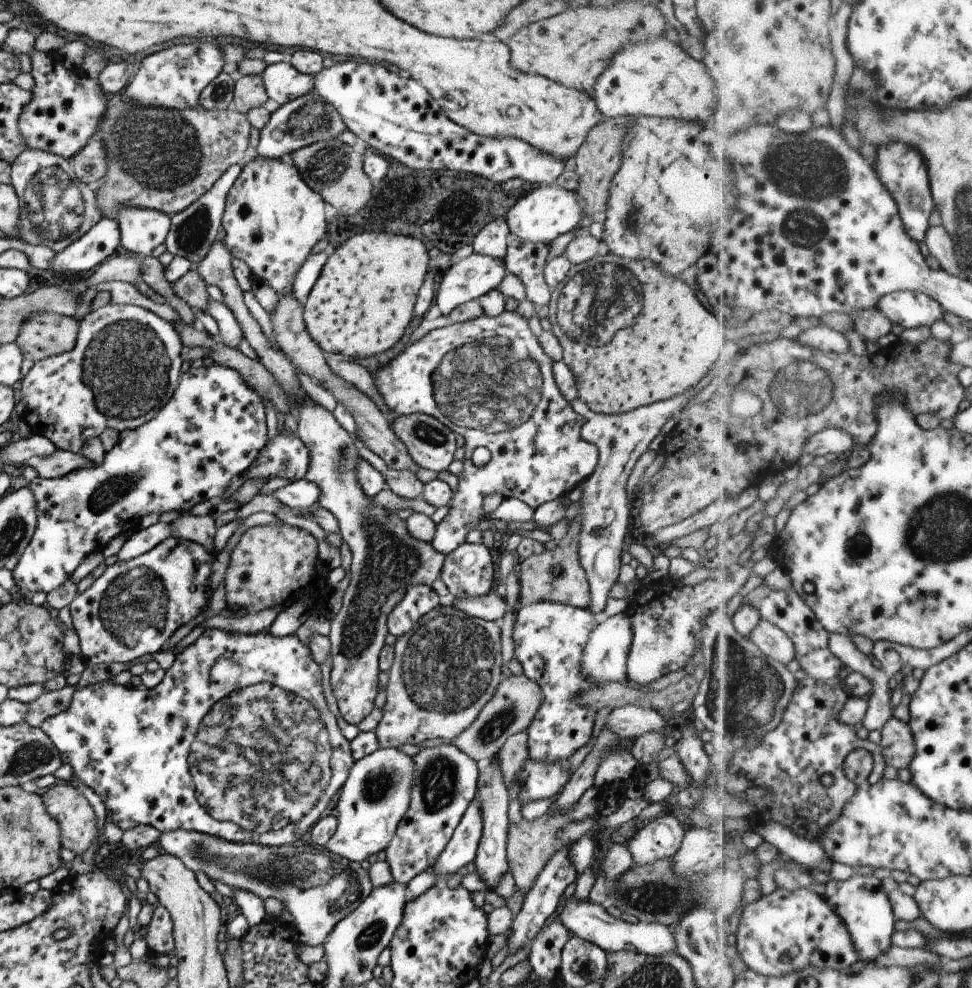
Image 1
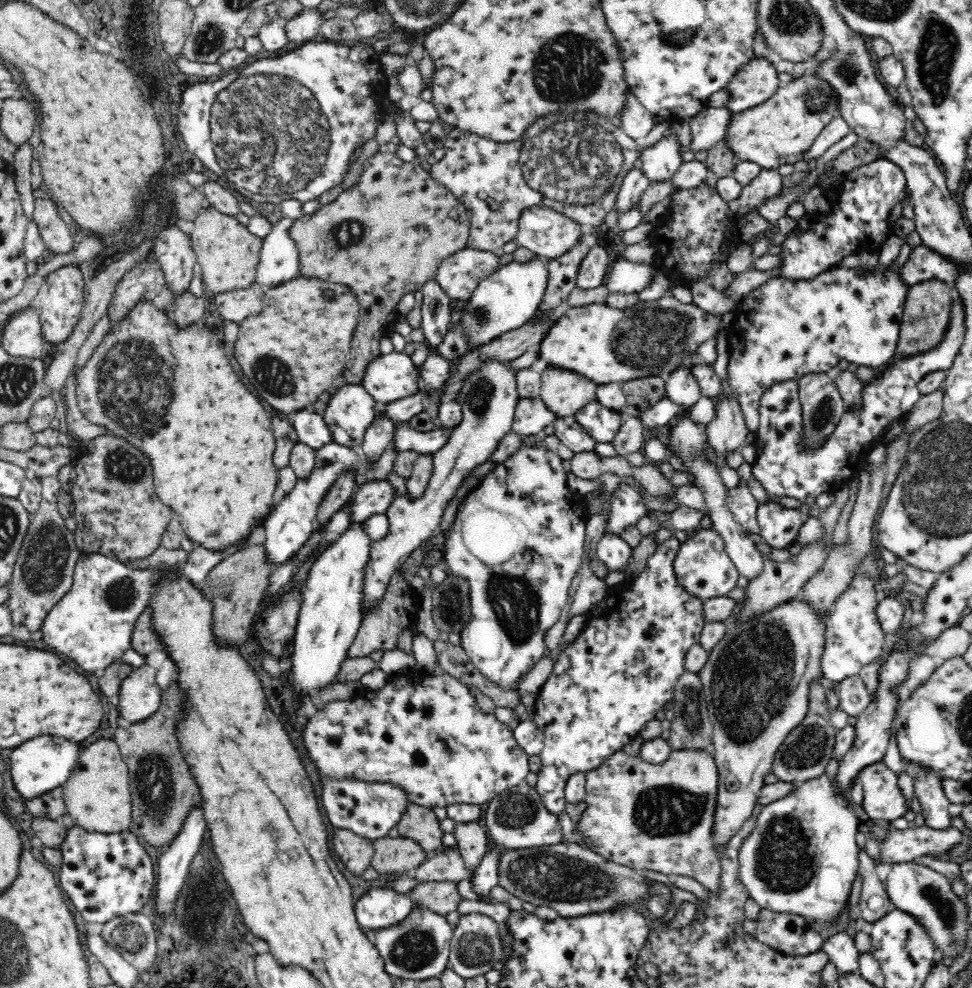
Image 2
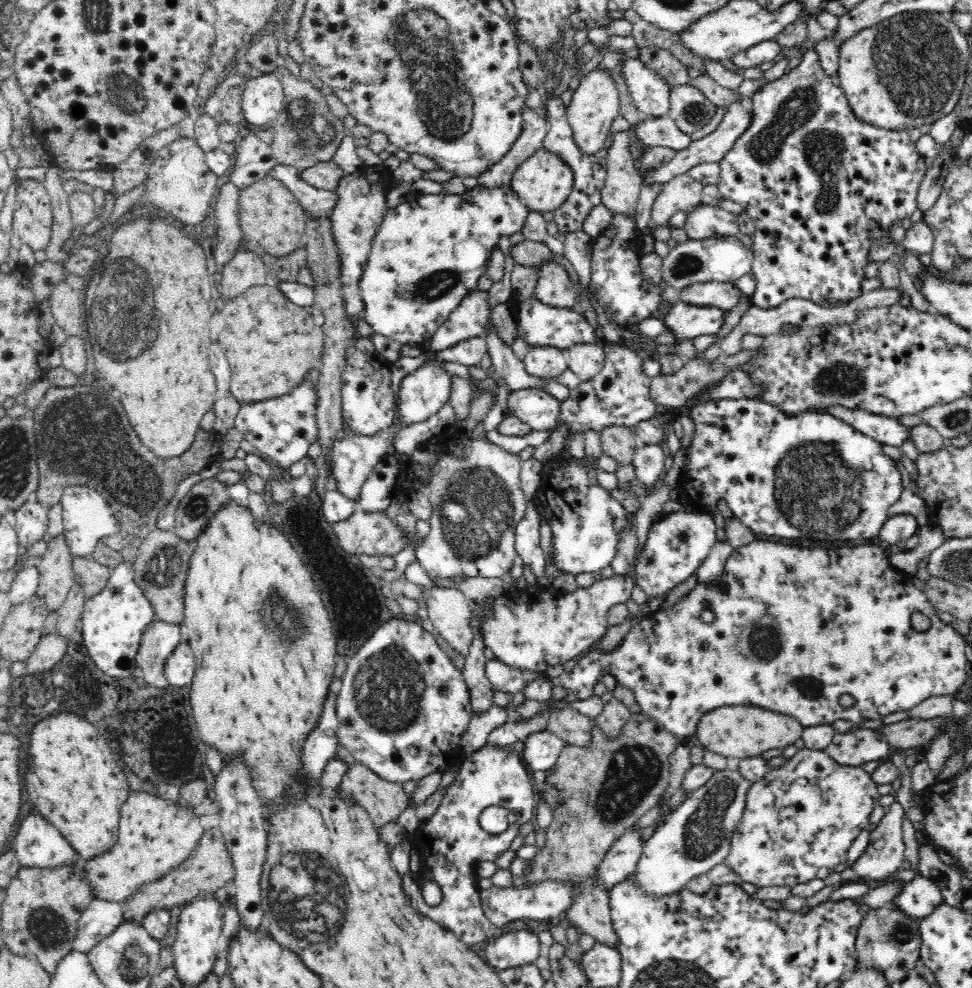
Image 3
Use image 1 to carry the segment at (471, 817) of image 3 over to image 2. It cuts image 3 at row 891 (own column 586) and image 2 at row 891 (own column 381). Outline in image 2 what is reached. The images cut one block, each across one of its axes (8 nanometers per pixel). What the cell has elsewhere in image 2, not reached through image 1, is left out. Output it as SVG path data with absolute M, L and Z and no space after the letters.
M387 884L364 892L354 906L354 914L359 925L366 931L396 924L414 906L409 894L397 892Z

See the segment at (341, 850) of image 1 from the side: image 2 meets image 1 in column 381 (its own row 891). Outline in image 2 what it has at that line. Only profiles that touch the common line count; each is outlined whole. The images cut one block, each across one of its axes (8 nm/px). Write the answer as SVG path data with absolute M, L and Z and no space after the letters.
M825 774L793 783L791 791L761 808L752 830L742 839L737 852L739 880L759 907L800 914L826 924L826 921L838 918L838 912L850 898L852 883L858 876L858 828L856 809L840 802Z

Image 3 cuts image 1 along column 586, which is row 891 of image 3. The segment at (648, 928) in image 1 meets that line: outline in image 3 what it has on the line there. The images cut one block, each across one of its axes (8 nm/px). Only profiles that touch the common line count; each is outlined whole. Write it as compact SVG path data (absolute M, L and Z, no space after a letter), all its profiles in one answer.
M919 874L901 889L893 902L902 913L912 919L922 920L944 904L944 898L934 880Z

